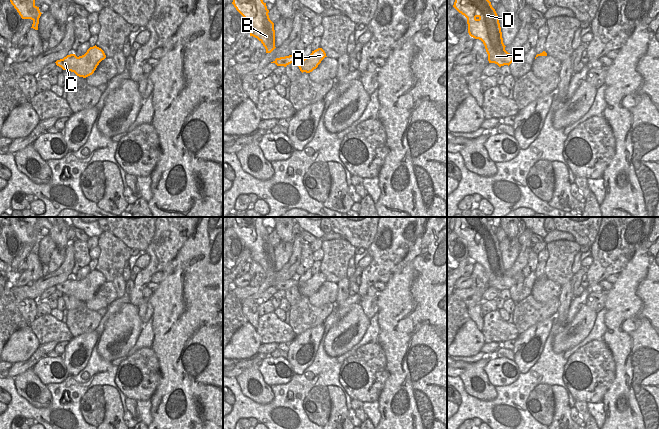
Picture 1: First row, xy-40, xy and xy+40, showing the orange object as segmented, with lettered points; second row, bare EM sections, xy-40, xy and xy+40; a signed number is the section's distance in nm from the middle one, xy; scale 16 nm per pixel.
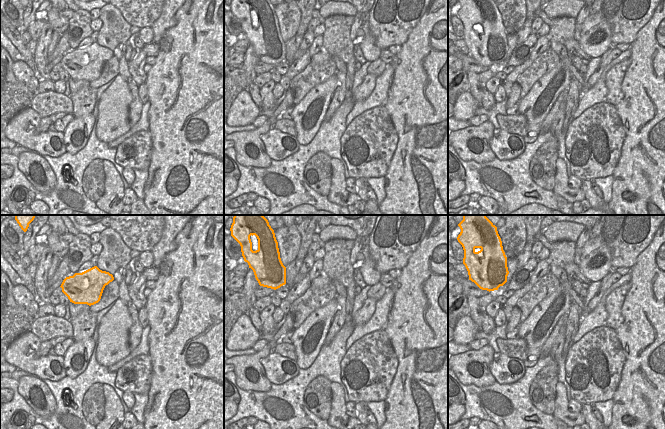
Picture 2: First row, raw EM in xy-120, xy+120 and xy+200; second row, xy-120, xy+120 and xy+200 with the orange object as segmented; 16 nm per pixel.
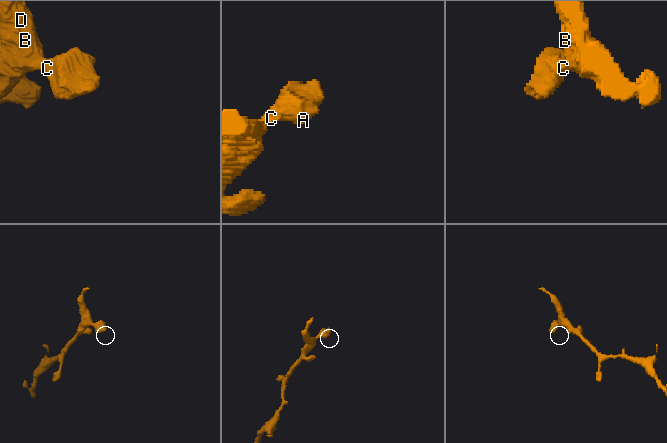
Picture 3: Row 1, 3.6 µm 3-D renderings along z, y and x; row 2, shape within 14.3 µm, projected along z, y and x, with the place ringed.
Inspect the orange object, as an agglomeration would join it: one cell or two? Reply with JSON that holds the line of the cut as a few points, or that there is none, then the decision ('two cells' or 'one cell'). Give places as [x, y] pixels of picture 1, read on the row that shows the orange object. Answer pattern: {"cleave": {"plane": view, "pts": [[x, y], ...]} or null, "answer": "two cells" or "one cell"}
{"cleave": null, "answer": "one cell"}

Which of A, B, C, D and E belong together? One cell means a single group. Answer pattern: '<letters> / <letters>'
A B C D E

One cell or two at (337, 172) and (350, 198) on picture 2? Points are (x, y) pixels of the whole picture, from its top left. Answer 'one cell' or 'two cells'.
one cell

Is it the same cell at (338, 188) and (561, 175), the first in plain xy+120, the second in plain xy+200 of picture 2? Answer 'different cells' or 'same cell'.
same cell

